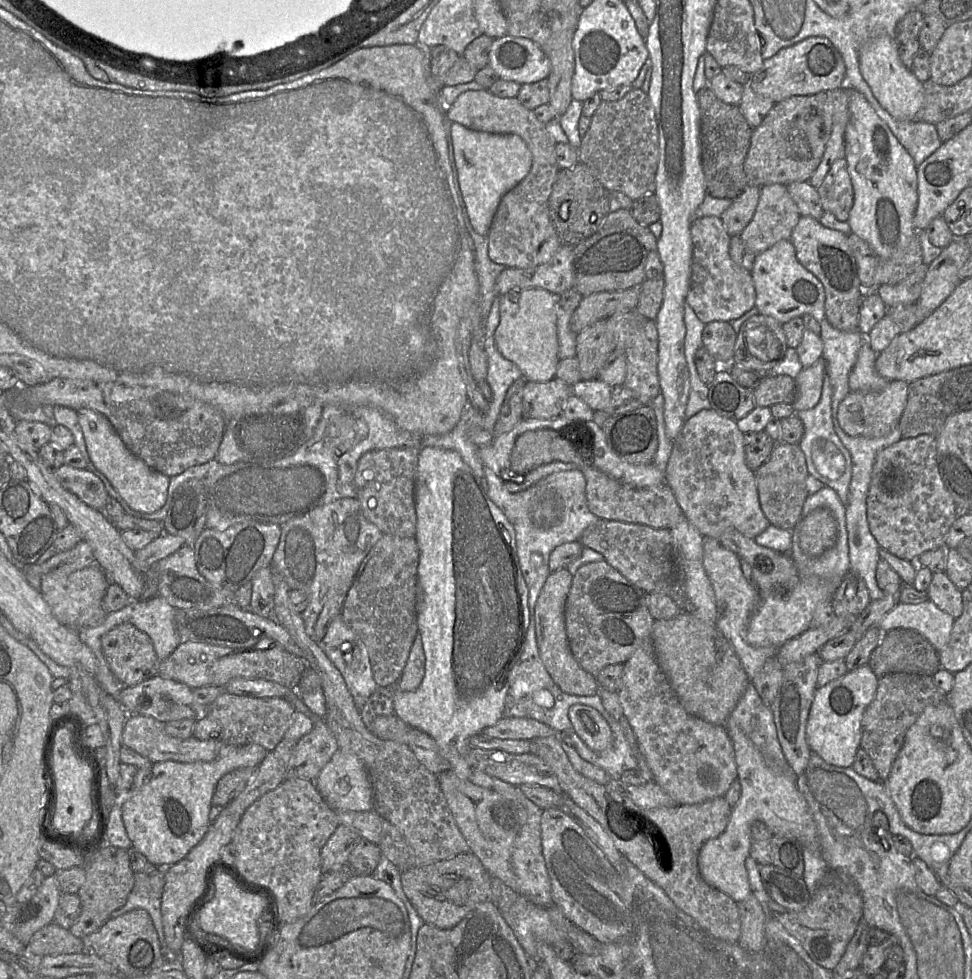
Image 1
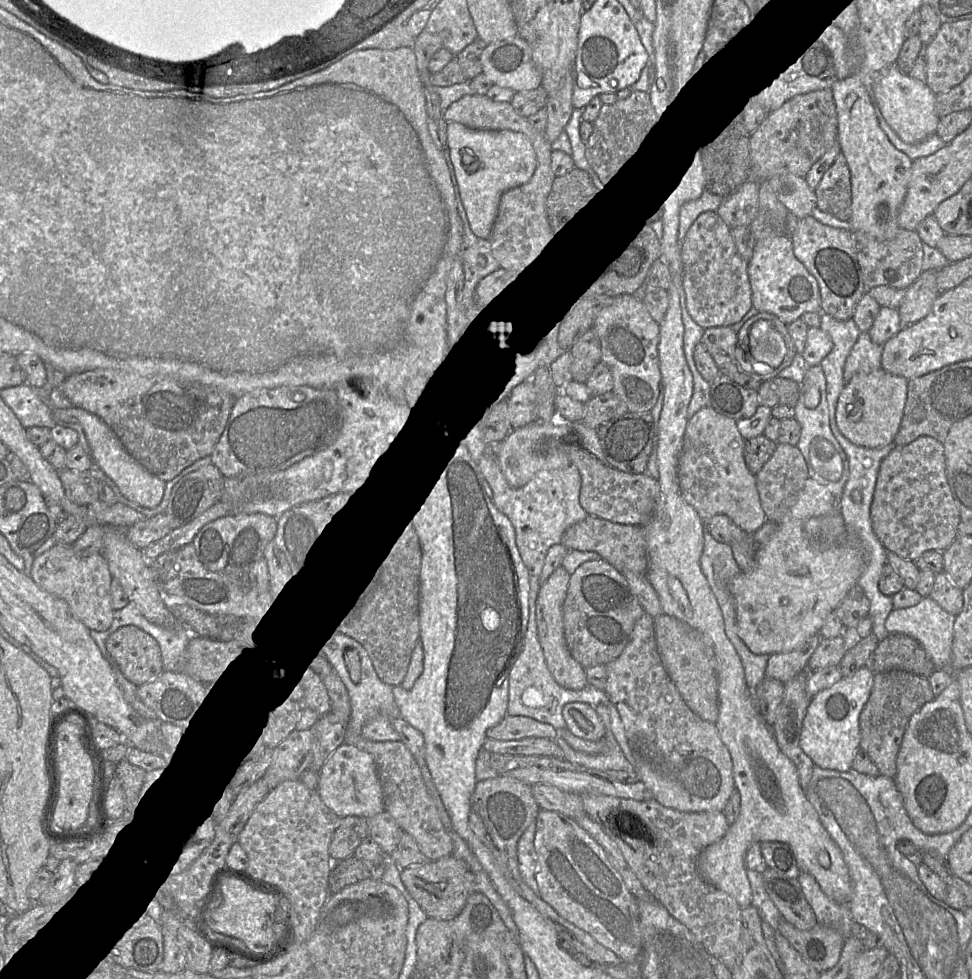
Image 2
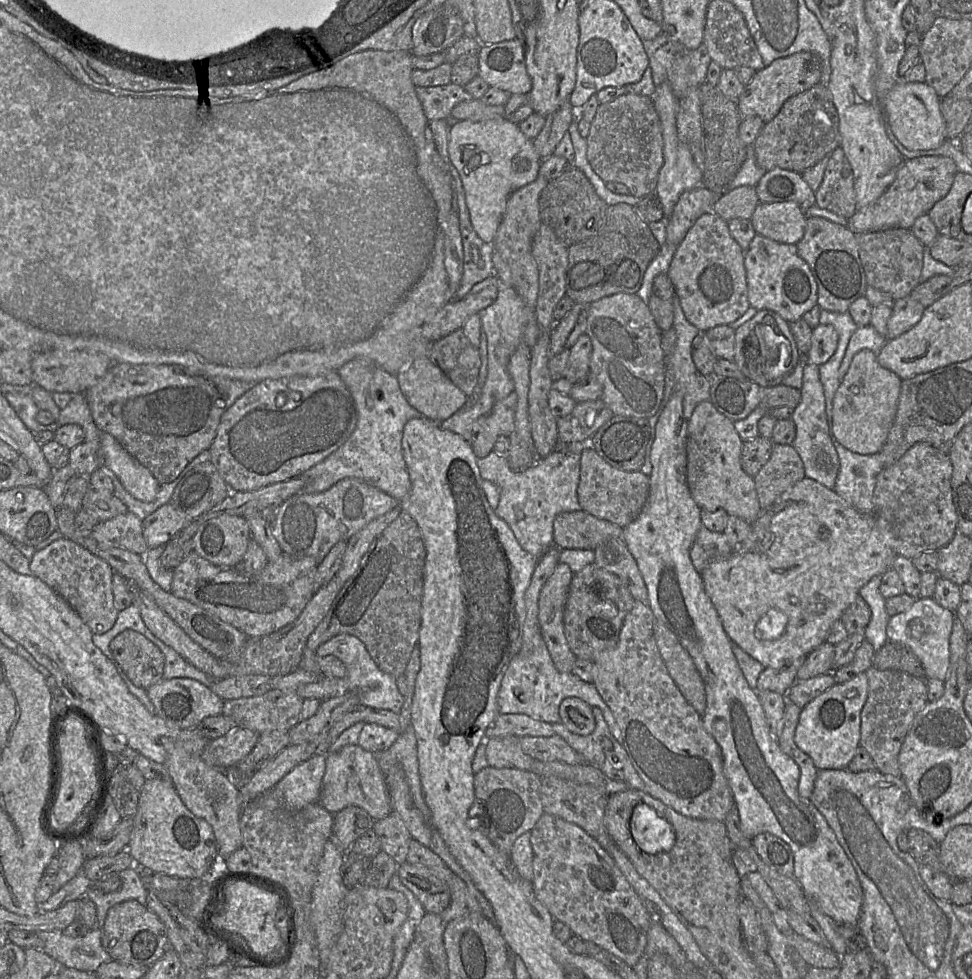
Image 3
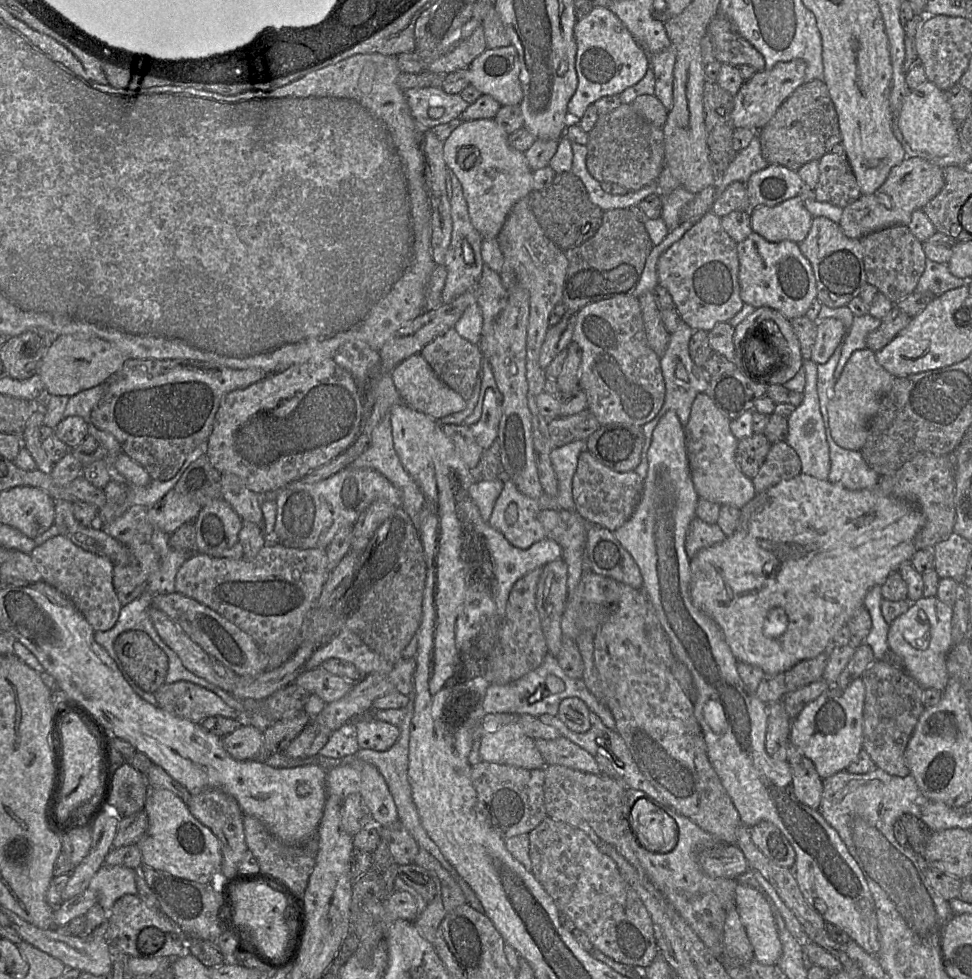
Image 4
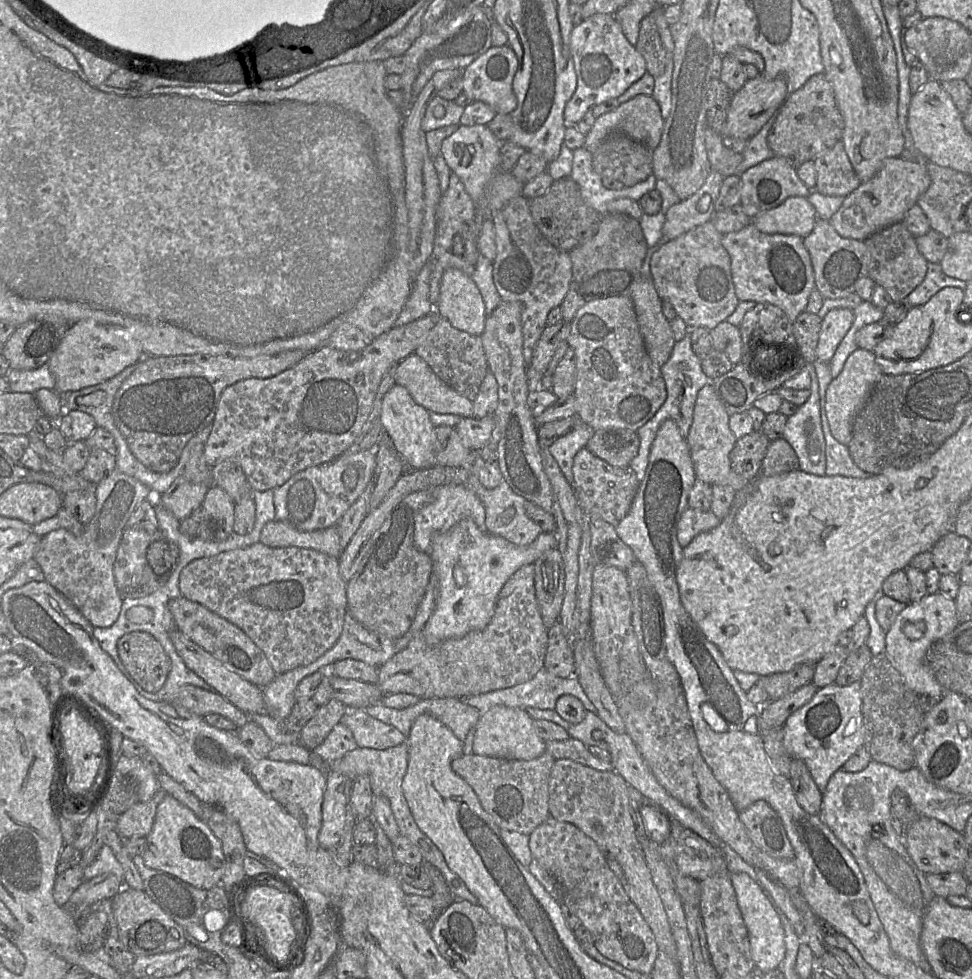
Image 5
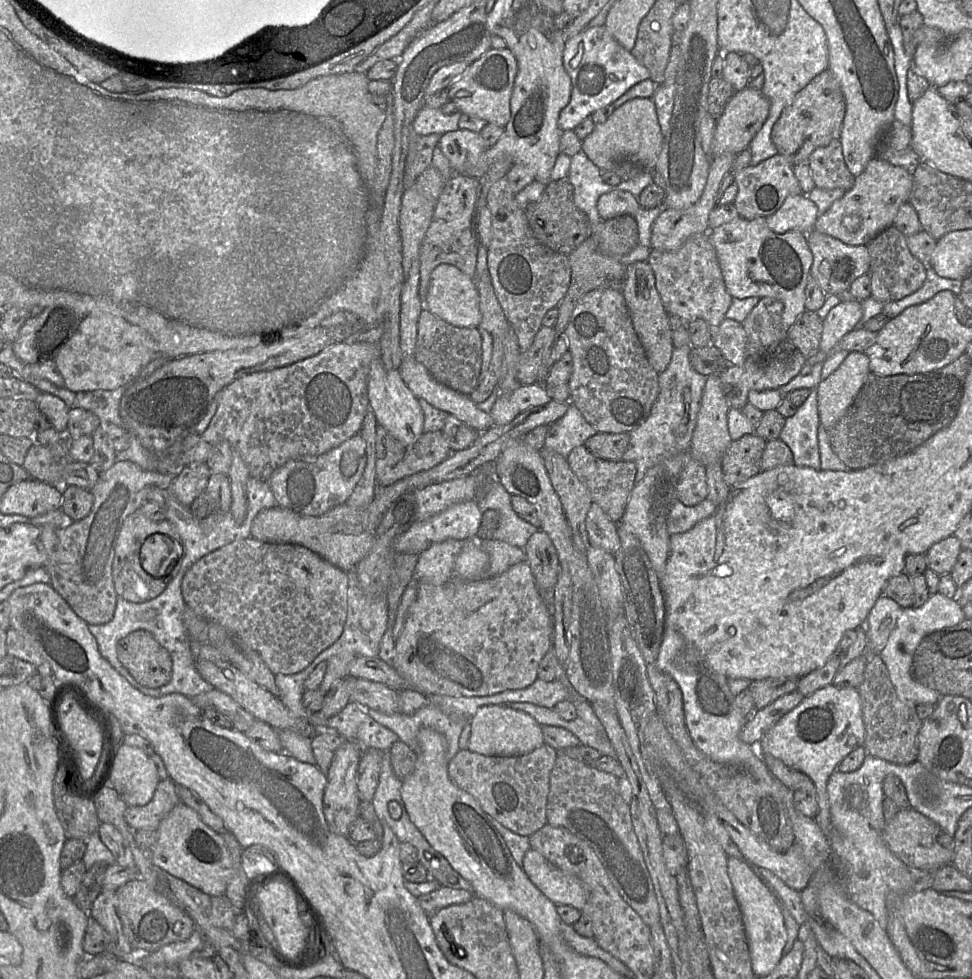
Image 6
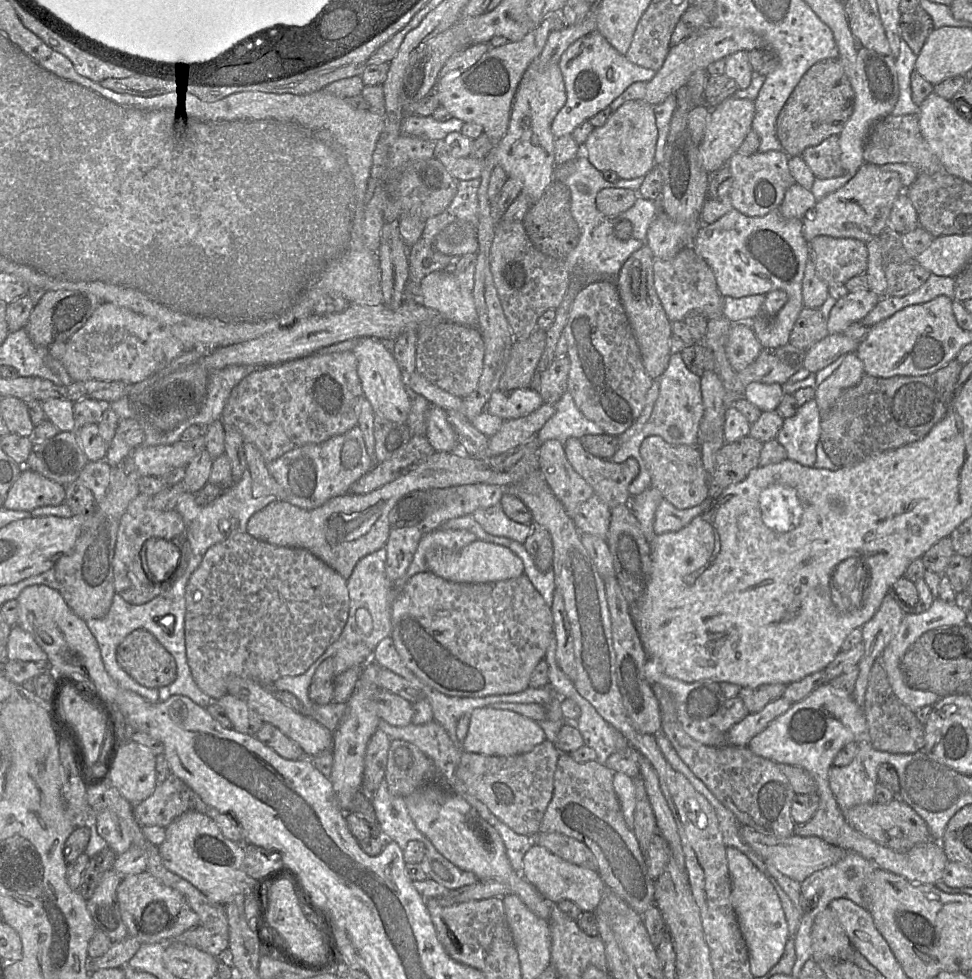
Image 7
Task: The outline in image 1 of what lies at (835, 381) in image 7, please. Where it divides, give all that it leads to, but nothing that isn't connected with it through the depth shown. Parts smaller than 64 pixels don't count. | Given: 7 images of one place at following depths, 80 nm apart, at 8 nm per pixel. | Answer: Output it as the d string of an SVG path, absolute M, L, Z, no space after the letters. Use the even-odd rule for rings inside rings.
M889 381L879 392L850 391L838 406L837 420L841 429L849 436L879 438L898 427L908 396L908 383Z

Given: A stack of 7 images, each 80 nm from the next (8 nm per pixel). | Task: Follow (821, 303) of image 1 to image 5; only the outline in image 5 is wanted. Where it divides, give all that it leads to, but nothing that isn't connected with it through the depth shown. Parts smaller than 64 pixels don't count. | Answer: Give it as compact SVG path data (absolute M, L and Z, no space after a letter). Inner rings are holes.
M751 222L739 231L723 234L722 244L730 256L732 280L739 301L775 305L785 312L791 322L794 322L796 317L806 309L809 295L815 288L815 281L811 258L802 237L766 234L759 231Z

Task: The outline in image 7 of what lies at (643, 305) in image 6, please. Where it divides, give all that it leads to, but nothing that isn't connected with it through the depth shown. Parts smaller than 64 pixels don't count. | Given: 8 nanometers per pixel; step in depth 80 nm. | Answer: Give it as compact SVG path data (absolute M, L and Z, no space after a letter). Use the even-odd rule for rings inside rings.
M646 243L624 263L615 284L631 329L637 340L644 369L652 379L659 378L670 359L671 321L668 319L654 288L652 251Z

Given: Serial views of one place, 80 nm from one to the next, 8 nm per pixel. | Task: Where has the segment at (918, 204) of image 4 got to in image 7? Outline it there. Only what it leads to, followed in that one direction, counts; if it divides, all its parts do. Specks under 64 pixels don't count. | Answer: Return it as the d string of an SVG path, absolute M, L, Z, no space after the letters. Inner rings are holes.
M863 163L842 187L818 200L802 220L802 234L807 242L817 236L854 238L864 243L879 237L889 226L889 215L897 196L904 191L900 175L883 171L879 165Z

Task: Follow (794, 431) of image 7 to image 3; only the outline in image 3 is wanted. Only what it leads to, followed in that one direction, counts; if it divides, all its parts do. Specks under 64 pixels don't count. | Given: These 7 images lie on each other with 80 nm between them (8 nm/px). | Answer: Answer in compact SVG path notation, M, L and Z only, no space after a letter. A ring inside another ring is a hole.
M805 363L800 393L800 402L794 408L791 416L796 428L792 447L797 451L803 462L807 478L814 479L829 489L834 489L840 463L837 451L828 435L825 398L823 385L819 378L819 365Z

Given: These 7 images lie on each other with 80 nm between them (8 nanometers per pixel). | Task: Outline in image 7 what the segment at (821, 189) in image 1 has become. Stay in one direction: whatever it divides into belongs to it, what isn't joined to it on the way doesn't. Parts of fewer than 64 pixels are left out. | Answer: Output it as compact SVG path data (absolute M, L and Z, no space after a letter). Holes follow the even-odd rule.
M832 135L820 144L806 148L801 156L815 178L828 179L847 173L842 167L840 154L839 136Z

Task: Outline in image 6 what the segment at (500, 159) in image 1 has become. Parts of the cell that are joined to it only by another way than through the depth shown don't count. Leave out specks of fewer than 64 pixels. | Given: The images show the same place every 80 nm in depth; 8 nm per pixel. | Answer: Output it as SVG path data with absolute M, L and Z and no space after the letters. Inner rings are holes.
M466 129L446 132L439 146L455 173L465 174L487 149L480 133Z

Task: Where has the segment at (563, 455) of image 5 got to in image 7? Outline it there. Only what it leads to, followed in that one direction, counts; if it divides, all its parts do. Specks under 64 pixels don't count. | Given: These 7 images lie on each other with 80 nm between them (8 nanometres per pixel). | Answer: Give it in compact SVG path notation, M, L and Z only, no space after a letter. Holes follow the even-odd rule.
M569 391L553 405L554 415L536 435L539 443L556 439L565 444L570 437L580 439L584 435L605 434L602 428L582 414Z

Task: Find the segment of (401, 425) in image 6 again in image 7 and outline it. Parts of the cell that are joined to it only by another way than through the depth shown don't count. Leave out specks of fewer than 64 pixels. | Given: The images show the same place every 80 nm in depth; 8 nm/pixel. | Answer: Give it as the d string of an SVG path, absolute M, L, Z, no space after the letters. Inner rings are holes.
M364 337L356 341L352 352L357 359L363 394L372 405L374 413L387 420L407 424L411 403L405 390L405 376L388 344L376 338Z

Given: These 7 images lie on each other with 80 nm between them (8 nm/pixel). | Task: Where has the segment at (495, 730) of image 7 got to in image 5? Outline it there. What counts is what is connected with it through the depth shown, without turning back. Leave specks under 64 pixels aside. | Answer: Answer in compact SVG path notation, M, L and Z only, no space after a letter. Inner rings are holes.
M495 706L481 714L476 726L473 753L507 760L533 760L545 752L545 741L537 736L533 719L523 709Z

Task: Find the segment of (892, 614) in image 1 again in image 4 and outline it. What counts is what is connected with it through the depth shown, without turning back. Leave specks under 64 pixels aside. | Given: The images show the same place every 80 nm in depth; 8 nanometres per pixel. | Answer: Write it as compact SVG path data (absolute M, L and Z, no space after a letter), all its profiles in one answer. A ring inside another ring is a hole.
M936 596L921 597L912 602L909 609L889 625L887 641L890 653L886 660L903 668L924 689L944 691L950 679L946 659L953 646L952 616L953 606Z

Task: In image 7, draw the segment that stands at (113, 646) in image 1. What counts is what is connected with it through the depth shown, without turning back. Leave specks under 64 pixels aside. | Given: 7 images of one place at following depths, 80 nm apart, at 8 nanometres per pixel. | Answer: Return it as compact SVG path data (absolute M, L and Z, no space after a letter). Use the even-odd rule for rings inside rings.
M146 629L128 634L117 648L119 665L140 685L161 688L176 679L176 662Z

